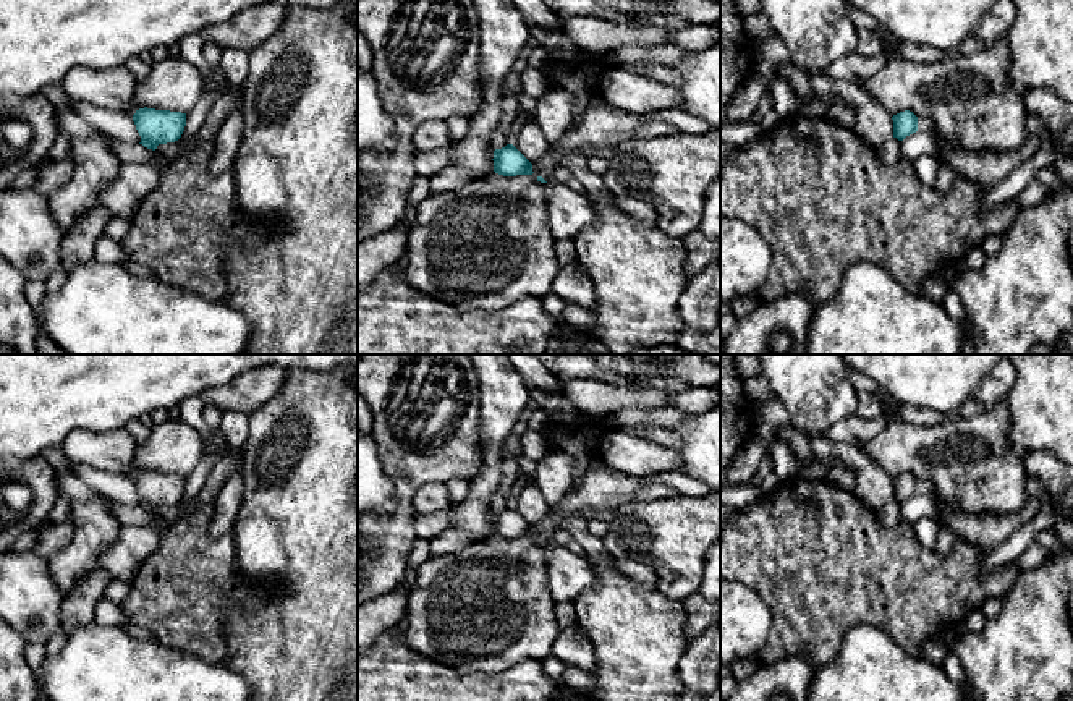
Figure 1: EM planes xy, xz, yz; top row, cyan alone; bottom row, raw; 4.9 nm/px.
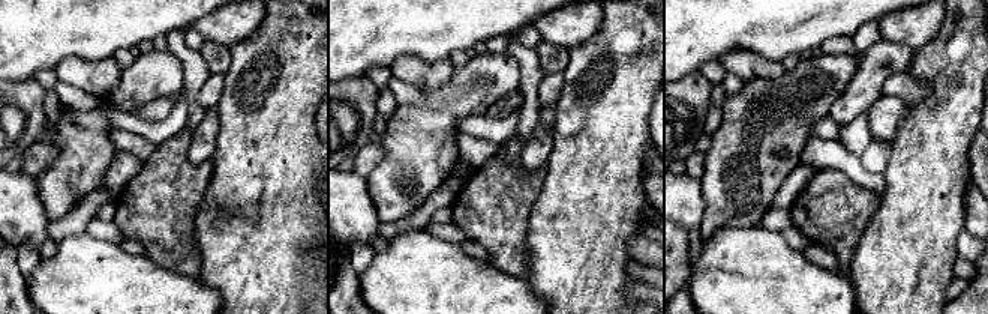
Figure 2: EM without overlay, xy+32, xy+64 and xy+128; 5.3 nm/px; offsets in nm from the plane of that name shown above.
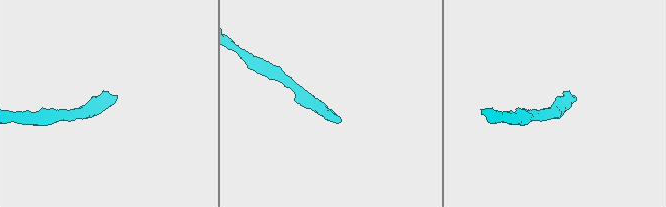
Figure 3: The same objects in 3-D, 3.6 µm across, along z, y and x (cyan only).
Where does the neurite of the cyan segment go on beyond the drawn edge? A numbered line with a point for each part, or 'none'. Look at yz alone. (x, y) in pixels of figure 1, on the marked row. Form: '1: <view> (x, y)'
1: yz (924, 125)

